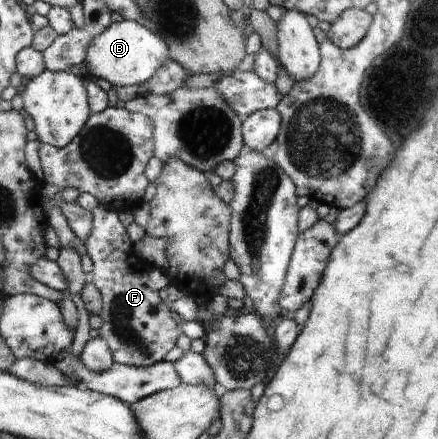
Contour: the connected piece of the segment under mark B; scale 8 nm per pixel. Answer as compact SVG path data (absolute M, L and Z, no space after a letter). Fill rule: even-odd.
M133 20L113 22L105 31L91 38L85 47L83 59L87 76L105 79L113 87L117 85L143 85L151 79L157 68L168 57L166 42L146 26Z

